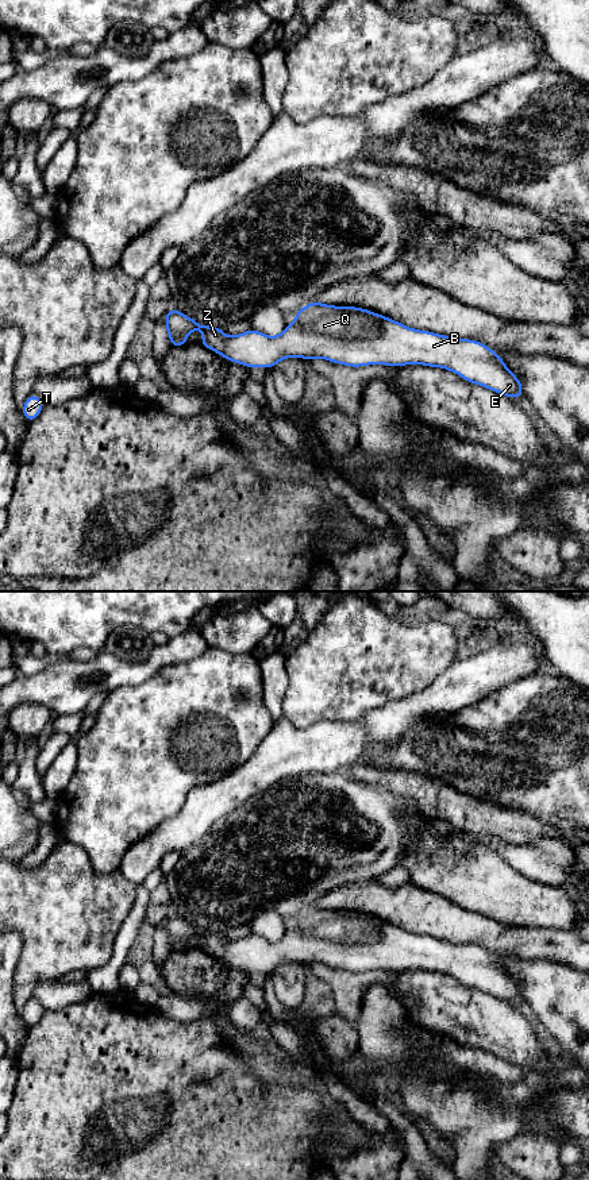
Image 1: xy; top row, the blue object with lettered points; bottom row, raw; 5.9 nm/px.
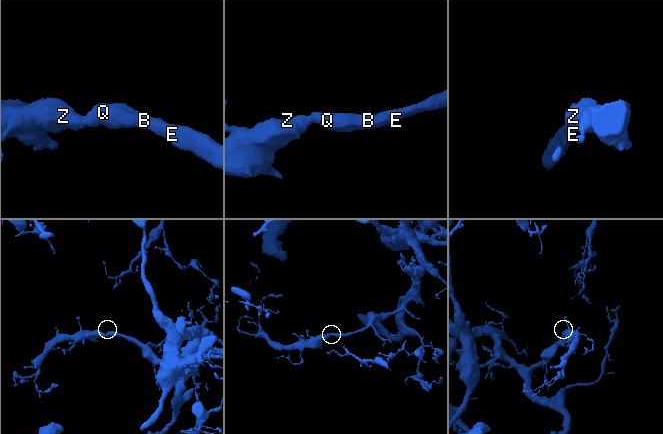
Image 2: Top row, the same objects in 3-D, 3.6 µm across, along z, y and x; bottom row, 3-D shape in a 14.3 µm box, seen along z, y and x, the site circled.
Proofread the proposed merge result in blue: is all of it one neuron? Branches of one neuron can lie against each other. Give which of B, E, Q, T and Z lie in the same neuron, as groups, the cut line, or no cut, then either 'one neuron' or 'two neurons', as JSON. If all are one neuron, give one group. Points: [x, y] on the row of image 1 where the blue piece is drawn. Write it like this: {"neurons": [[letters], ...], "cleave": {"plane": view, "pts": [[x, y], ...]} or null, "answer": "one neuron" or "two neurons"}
{"neurons": [["B", "E", "Q", "T", "Z"]], "cleave": null, "answer": "one neuron"}

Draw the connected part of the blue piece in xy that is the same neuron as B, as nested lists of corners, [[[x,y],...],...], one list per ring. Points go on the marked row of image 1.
[[[313,300],[278,336],[254,328],[227,336],[222,327],[204,325],[176,308],[165,312],[170,347],[189,346],[186,336],[203,331],[200,346],[230,362],[265,370],[285,358],[326,359],[349,367],[423,365],[458,374],[509,398],[524,397],[520,379],[501,356],[473,339],[455,339],[409,328],[359,306],[336,306]]]

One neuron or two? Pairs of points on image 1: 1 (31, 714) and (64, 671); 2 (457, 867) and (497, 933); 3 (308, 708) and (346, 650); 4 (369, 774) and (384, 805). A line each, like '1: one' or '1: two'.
1: two
2: two
3: one
4: two

